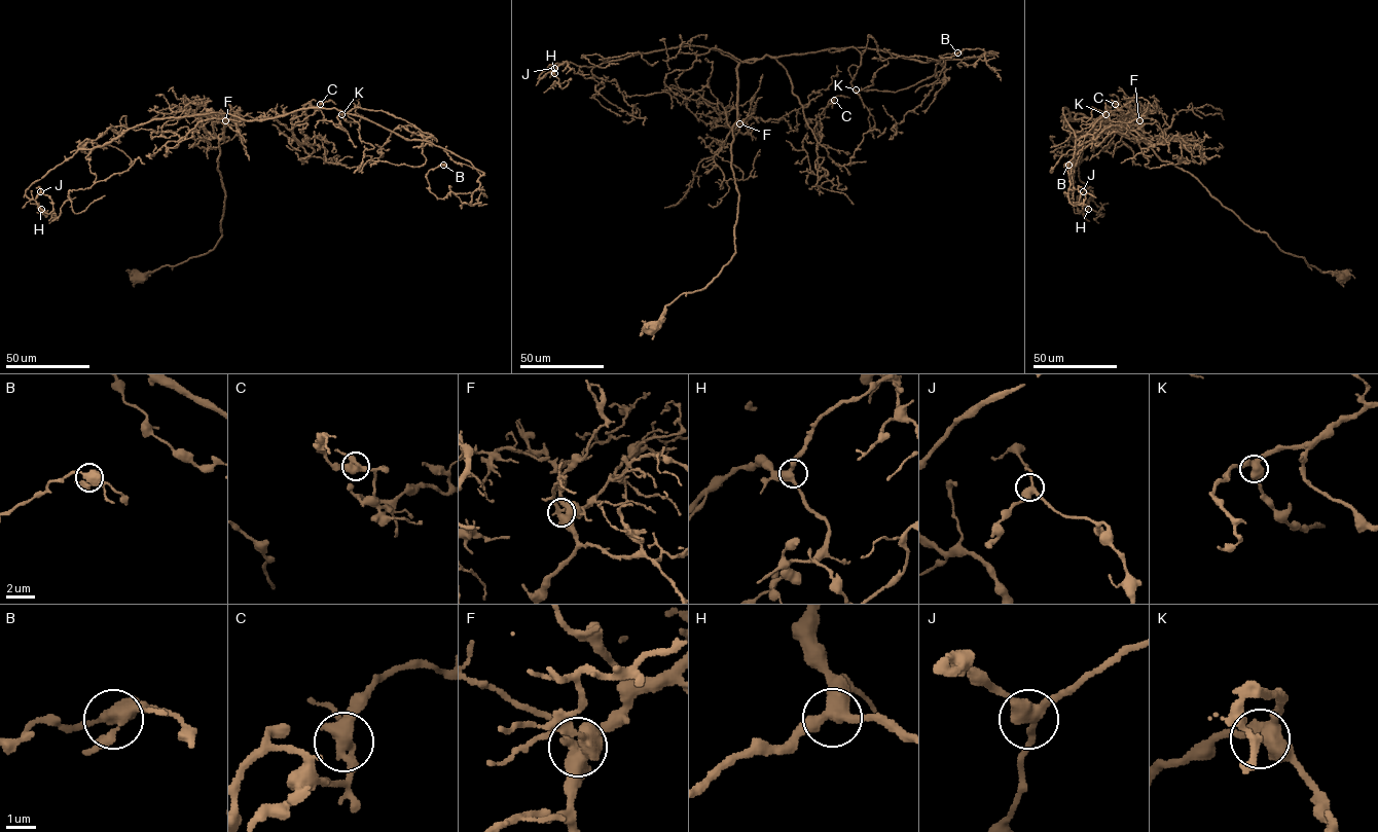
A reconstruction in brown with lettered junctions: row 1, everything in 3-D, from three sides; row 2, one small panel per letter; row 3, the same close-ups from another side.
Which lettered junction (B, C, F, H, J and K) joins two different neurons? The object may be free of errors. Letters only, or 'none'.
none

